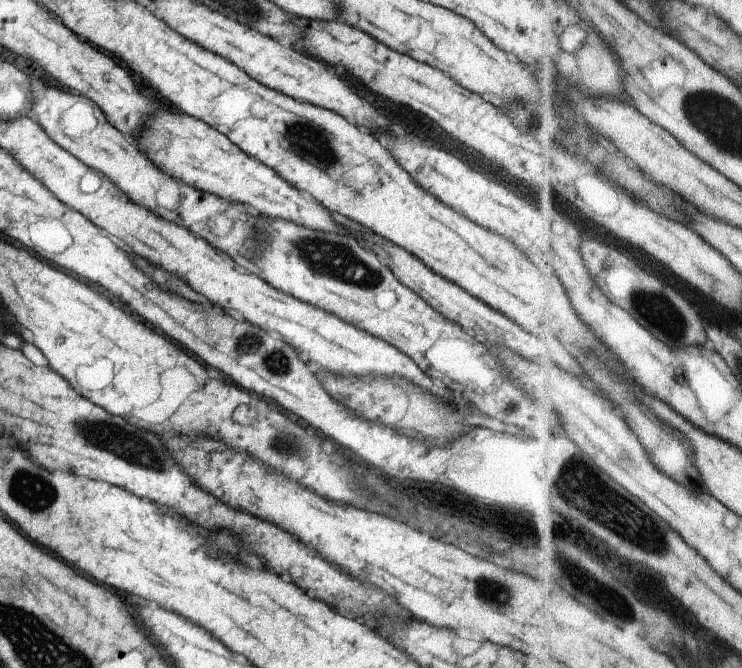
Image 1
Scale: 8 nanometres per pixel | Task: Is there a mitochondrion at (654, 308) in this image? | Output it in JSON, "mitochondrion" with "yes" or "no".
{"mitochondrion":"yes"}

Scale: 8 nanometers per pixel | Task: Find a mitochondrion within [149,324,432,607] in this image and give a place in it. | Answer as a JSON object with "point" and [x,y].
{"point":[277,361]}

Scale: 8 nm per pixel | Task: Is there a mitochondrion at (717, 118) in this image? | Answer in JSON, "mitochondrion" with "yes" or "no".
{"mitochondrion":"yes"}

